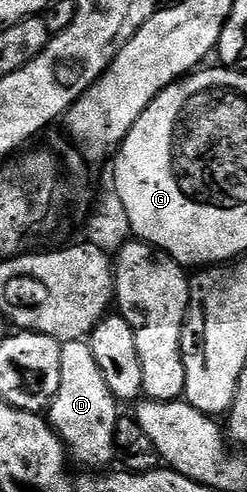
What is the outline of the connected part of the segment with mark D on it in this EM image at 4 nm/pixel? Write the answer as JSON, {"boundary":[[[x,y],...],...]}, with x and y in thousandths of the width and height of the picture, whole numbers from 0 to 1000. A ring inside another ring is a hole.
{"boundary":[[[352,691],[255,695],[243,711],[251,713],[251,770],[235,776],[235,795],[219,803],[211,821],[186,833],[186,854],[255,896],[263,915],[300,931],[304,943],[312,937],[316,943],[340,945],[324,949],[352,949],[372,957],[417,955],[437,949],[417,949],[417,945],[457,943],[462,937],[470,917],[462,884],[470,862],[482,860],[494,846],[490,825],[470,805],[445,795],[429,770],[413,770],[413,754],[381,730],[381,713],[364,713]]]}

